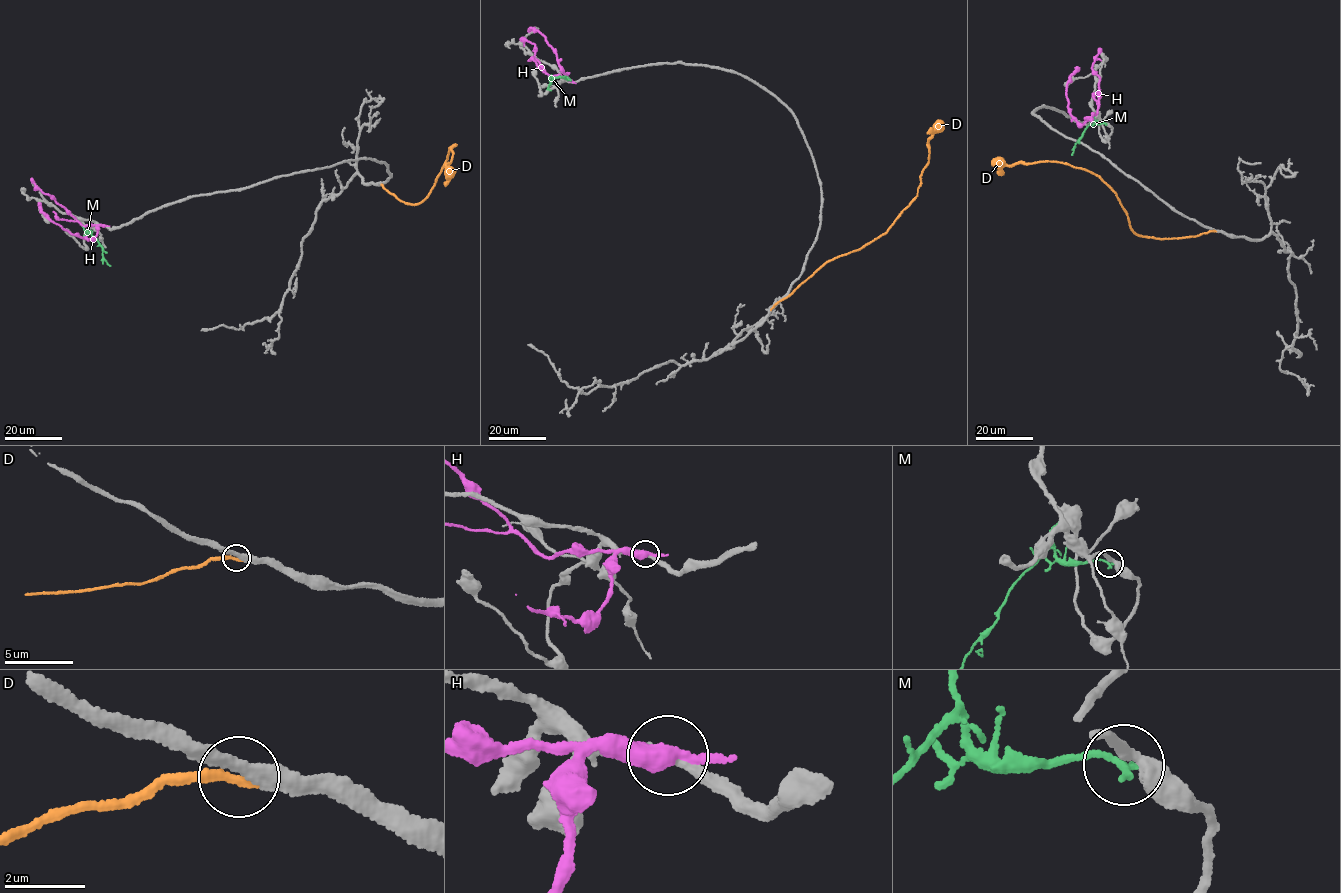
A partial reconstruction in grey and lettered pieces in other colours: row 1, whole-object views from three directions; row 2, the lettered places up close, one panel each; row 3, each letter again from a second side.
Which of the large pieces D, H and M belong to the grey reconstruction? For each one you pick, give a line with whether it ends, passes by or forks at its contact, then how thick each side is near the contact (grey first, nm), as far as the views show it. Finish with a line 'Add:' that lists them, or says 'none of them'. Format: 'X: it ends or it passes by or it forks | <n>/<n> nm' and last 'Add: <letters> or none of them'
D: it ends | 320/220 nm
Add: D

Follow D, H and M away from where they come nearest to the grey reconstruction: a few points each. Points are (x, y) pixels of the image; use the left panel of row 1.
D: (381, 184), (405, 204), (419, 203), (430, 192), (449, 148), (456, 144), (445, 166), (446, 175), (450, 172)
H: (104, 226), (82, 226), (53, 197), (38, 189), (31, 178)
M: (87, 230), (86, 234), (88, 231), (101, 246), (103, 257), (110, 266)

